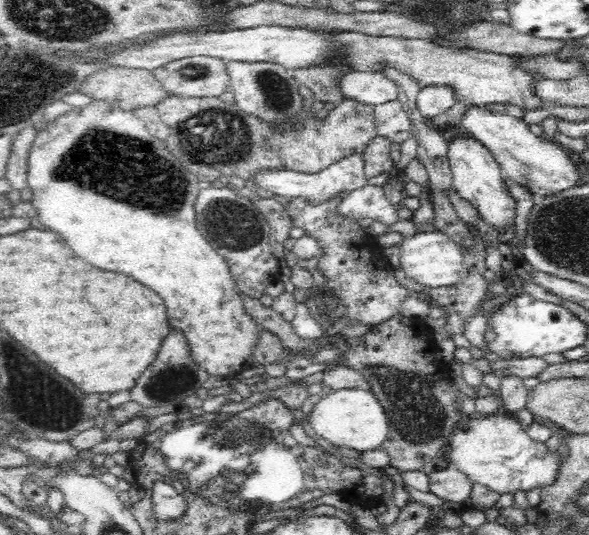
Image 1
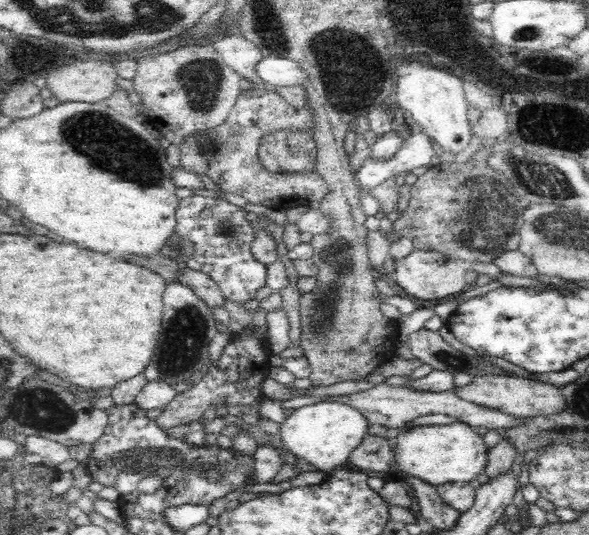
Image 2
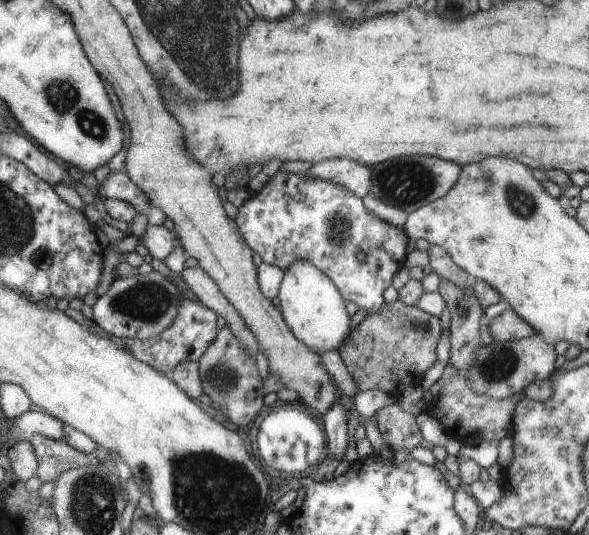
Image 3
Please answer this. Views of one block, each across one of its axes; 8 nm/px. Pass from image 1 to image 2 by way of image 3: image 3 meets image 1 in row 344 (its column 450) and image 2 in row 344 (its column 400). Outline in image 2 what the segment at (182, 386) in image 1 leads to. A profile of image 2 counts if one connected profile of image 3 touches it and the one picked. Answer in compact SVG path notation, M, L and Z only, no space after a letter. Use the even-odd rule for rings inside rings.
M176 282L166 285L163 296L162 334L158 336L158 346L154 350L154 356L143 370L146 382L194 382L202 374L206 374L210 366L208 344L217 334L212 309L198 298L198 295L188 286Z

